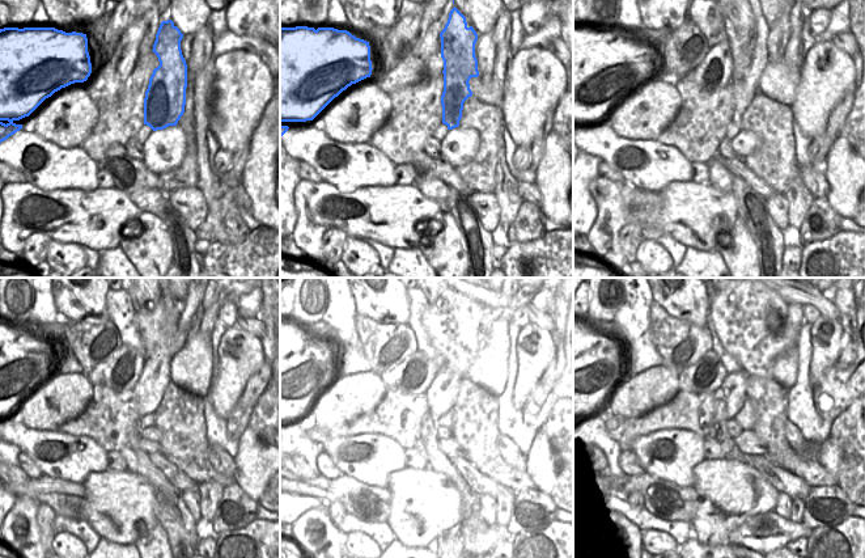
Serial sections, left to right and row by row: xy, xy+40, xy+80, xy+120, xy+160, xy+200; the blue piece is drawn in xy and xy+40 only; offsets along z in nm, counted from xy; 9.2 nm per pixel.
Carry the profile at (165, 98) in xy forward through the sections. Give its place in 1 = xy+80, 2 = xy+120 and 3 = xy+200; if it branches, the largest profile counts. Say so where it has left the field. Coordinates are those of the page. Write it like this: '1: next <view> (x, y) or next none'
1: next xy+80 (747, 41)
2: next xy+120 (155, 377)
3: next xy+200 (733, 390)

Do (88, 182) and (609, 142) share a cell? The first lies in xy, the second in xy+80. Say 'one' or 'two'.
one

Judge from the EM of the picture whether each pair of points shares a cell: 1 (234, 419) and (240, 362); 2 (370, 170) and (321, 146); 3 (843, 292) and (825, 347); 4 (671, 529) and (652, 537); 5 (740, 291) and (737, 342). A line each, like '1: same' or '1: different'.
1: different
2: same
3: different
4: different
5: same

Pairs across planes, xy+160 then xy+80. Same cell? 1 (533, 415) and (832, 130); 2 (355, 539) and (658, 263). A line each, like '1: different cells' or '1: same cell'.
1: same cell
2: same cell

